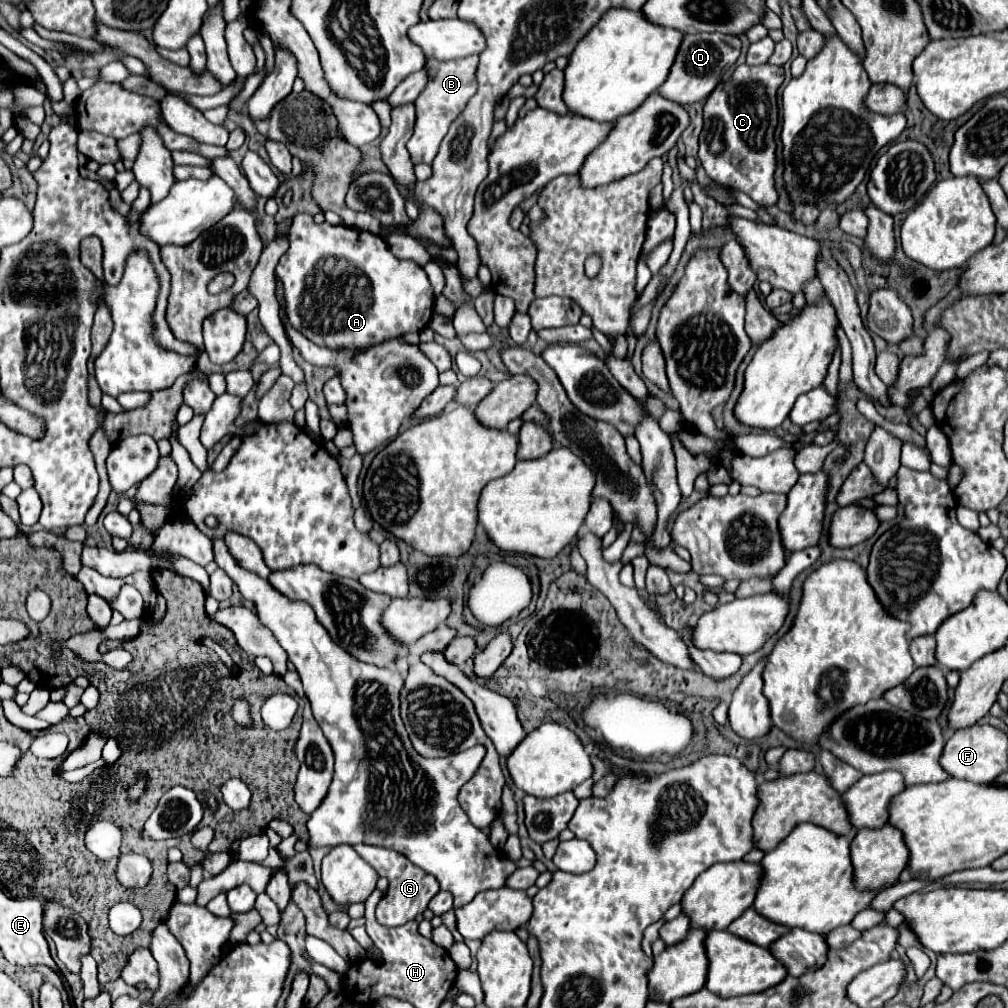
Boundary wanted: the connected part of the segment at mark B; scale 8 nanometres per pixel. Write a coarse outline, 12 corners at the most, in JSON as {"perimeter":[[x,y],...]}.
{"perimeter":[[477,56],[427,60],[413,164],[431,164],[477,90]]}

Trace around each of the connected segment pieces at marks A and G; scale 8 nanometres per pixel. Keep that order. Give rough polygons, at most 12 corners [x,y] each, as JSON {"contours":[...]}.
{"contours":[[[295,214],[275,274],[317,346],[419,332],[433,288],[371,232]],[[353,850],[389,880],[377,906],[383,926],[423,914],[439,892],[435,876],[395,850]]]}

